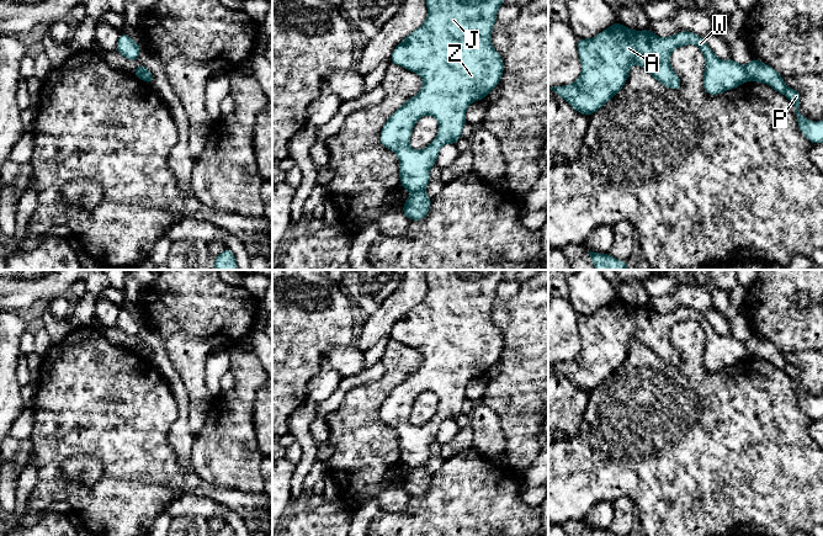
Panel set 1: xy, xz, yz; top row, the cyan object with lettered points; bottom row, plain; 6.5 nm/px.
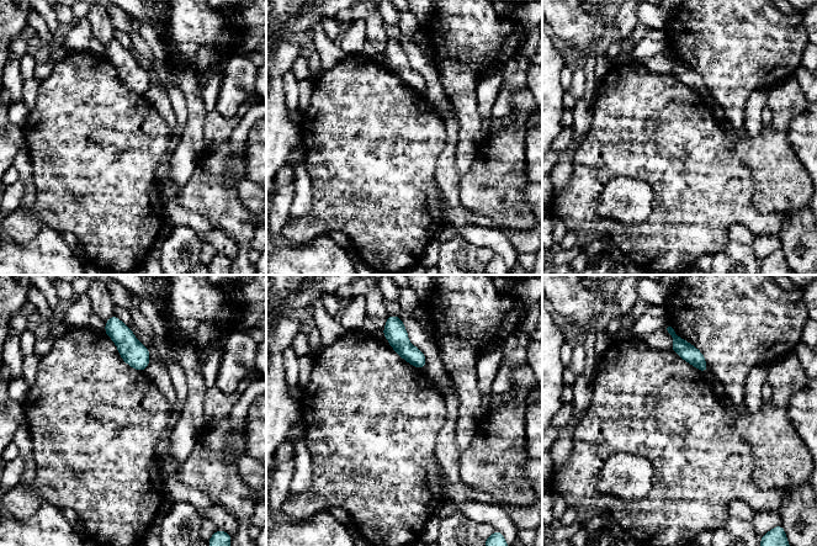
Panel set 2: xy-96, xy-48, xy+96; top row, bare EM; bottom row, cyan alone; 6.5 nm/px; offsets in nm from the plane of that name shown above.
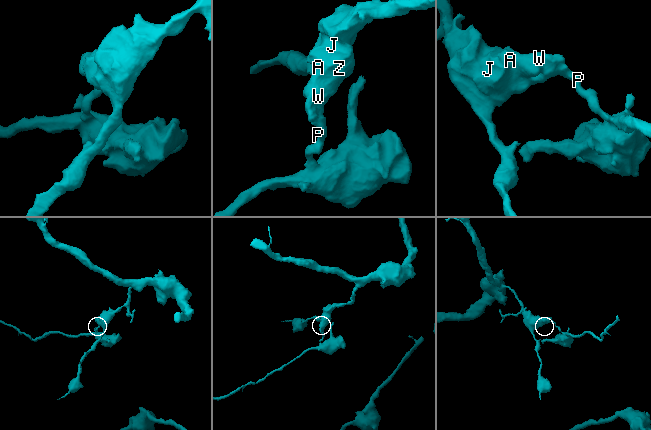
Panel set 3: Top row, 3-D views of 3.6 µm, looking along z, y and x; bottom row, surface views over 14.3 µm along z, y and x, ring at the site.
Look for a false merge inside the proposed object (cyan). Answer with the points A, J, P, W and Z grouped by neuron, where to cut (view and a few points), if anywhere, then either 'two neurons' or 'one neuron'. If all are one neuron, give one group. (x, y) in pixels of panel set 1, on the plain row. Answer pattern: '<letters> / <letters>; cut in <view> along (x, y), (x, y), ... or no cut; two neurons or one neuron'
A J W Z / P; cut in xy along (136, 345), (145, 349), (150, 359); two neurons

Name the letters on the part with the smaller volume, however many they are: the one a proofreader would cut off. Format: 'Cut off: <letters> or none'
Cut off: P

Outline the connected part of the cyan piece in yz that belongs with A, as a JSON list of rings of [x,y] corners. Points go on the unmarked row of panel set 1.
[[[615,298],[590,315],[578,314],[577,320],[582,339],[579,354],[570,361],[553,362],[549,365],[564,375],[577,388],[588,393],[621,367],[633,340],[646,345],[663,362],[671,366],[680,366],[683,360],[670,341],[670,331],[675,324],[689,320],[696,320],[705,333],[702,360],[707,371],[720,371],[748,357],[747,344],[744,341],[734,338],[732,333],[728,336],[721,336],[703,313],[691,307],[680,307],[676,311],[662,314],[648,304],[634,307],[620,298]]]

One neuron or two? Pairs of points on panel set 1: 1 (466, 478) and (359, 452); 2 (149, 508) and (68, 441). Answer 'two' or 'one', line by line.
1: two
2: one

